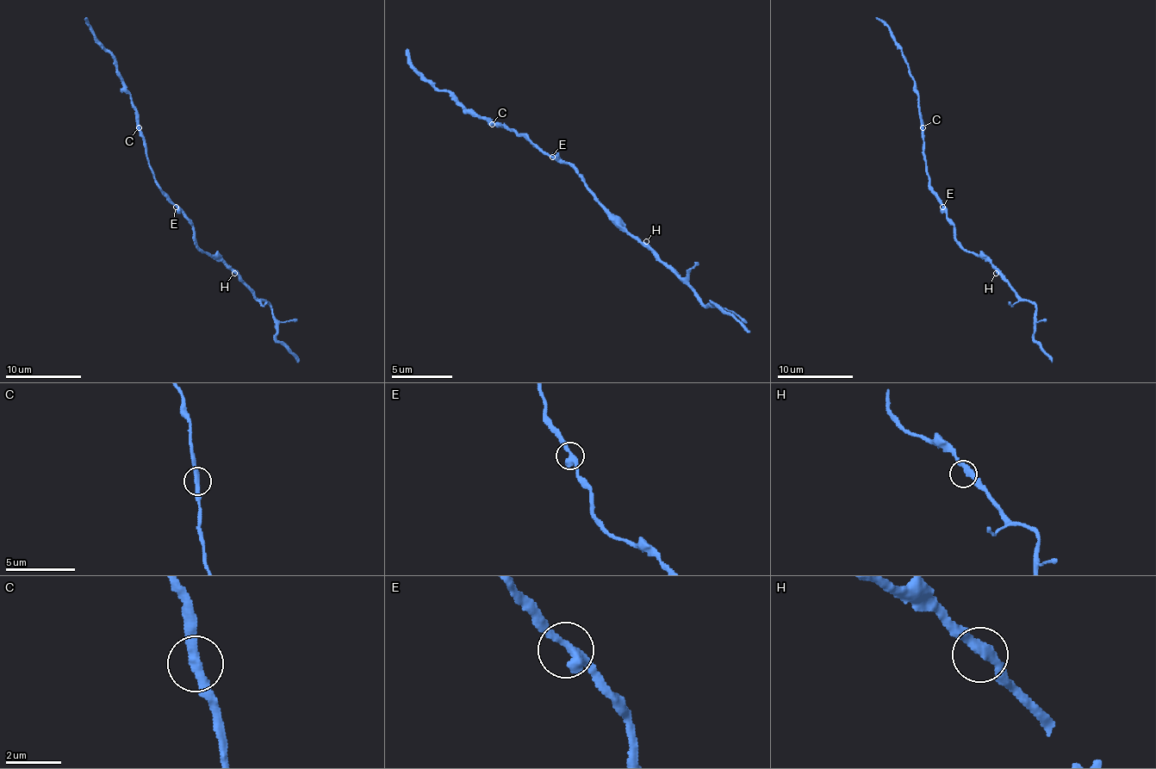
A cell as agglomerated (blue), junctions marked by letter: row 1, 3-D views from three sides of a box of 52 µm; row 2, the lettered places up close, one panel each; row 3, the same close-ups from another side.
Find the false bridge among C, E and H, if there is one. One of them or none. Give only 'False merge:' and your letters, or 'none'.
False merge: none

